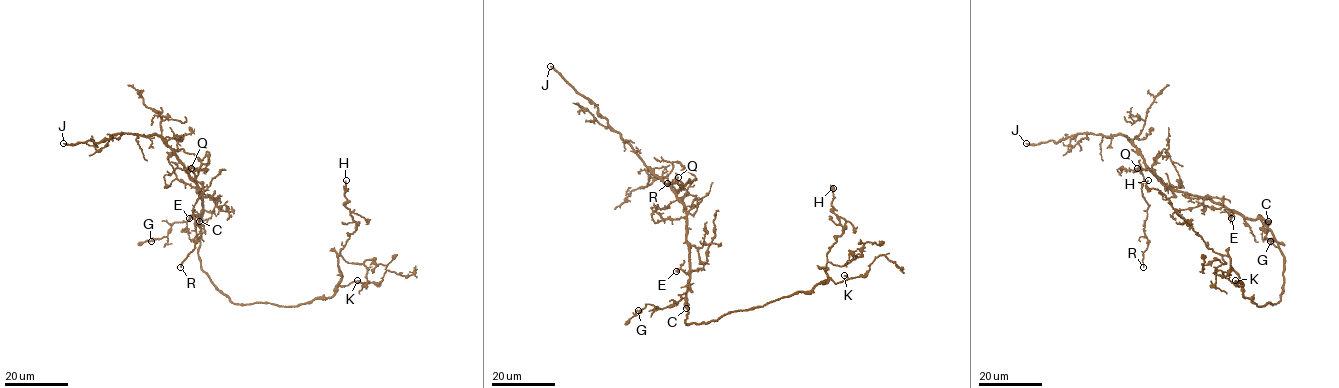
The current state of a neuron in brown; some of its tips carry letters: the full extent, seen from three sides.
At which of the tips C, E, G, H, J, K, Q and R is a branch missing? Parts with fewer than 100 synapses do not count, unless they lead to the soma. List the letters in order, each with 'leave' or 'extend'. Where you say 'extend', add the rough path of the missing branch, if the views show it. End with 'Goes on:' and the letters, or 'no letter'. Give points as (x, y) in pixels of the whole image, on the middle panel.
C: extend
E: leave
G: leave
H: leave
J: extend
K: leave
Q: leave
R: leave
Goes on: C, J

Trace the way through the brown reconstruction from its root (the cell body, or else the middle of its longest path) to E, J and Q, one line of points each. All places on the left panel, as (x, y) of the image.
E: (198, 248), (198, 220), (202, 213), (189, 218)
J: (198, 248), (198, 220), (202, 214), (199, 187), (160, 137), (115, 133), (99, 142), (63, 143)
Q: (198, 248), (202, 199), (199, 187), (185, 169), (191, 168)

